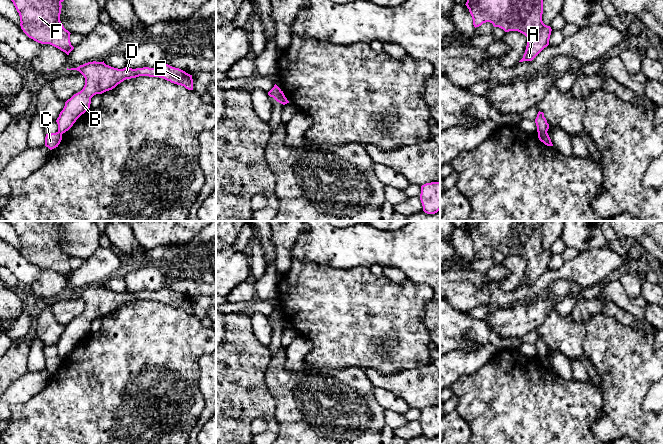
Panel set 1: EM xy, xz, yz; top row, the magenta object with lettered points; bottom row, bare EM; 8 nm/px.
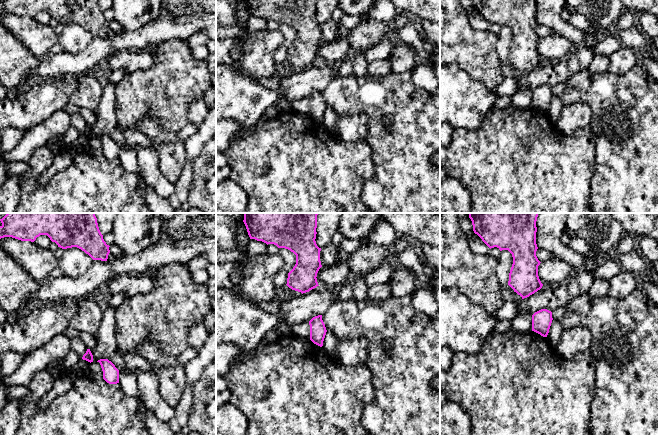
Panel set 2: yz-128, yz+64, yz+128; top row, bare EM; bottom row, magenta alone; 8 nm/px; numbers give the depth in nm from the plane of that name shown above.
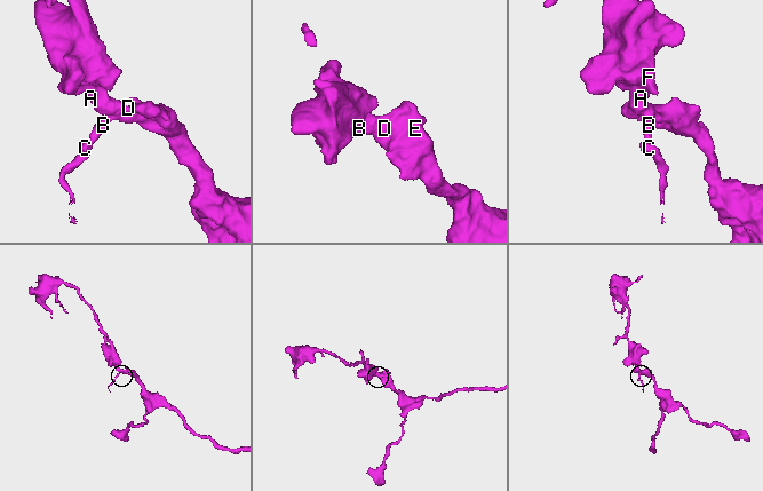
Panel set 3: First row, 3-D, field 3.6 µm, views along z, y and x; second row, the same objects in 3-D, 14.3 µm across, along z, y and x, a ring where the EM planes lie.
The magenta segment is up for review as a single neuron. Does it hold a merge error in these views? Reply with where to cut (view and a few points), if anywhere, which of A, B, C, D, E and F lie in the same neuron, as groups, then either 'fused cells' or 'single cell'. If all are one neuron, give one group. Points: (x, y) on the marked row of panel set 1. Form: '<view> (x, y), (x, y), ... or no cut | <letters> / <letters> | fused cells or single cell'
yz (538, 131), (546, 133) | A B D E F / C | fused cells

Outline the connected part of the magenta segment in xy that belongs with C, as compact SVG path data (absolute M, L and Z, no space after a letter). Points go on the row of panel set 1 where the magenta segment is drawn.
M59 132L46 134L45 137L45 146L48 147L50 150L58 147L62 140L62 134Z

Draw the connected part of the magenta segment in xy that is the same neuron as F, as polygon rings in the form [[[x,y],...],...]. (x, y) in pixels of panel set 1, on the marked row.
[[[11,0],[19,13],[23,32],[34,41],[50,44],[67,55],[74,49],[70,32],[60,21],[64,0]]]

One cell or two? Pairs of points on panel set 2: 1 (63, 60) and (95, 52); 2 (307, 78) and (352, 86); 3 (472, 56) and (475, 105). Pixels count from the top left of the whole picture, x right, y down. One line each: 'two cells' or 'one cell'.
1: one cell
2: two cells
3: two cells

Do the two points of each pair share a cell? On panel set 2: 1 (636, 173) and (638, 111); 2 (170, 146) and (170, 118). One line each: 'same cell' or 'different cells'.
1: same cell
2: different cells

